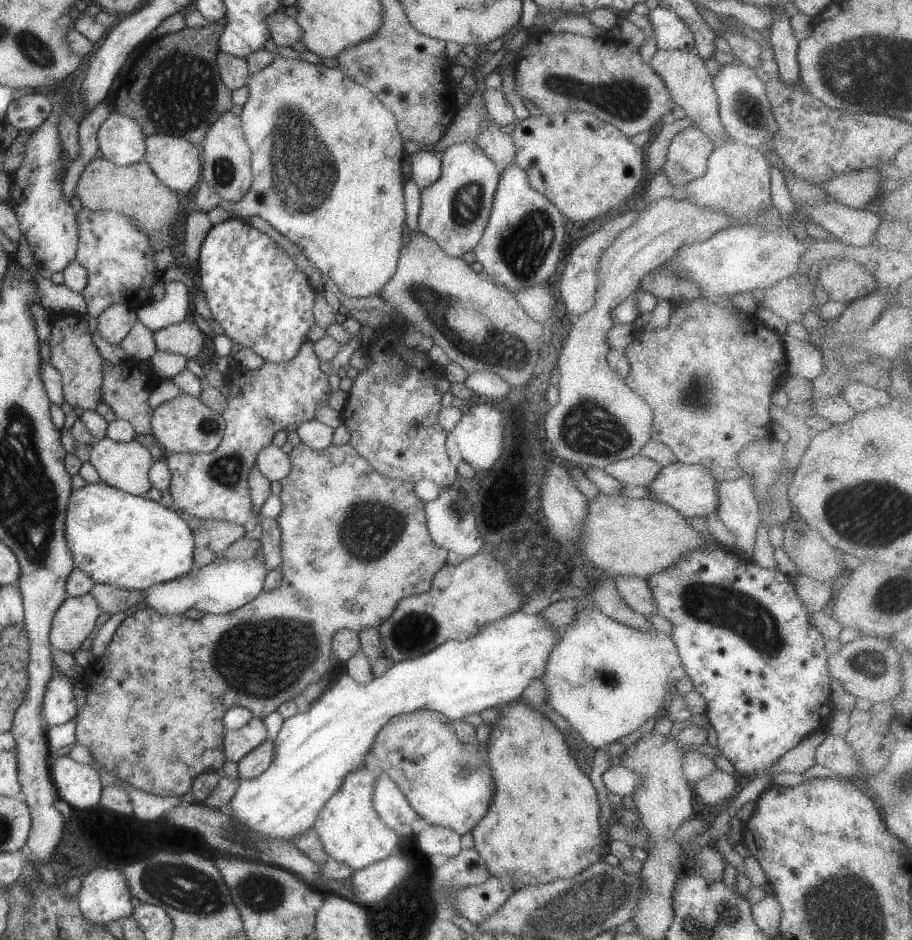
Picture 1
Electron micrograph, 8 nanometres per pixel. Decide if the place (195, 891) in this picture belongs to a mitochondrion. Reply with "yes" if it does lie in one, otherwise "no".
yes

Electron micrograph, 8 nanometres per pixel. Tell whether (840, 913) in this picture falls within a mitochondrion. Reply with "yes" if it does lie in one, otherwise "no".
yes

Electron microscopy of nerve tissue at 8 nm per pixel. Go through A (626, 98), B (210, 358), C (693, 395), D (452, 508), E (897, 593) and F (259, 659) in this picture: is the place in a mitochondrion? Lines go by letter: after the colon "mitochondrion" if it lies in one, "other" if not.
A: mitochondrion
B: other
C: mitochondrion
D: mitochondrion
E: mitochondrion
F: mitochondrion

